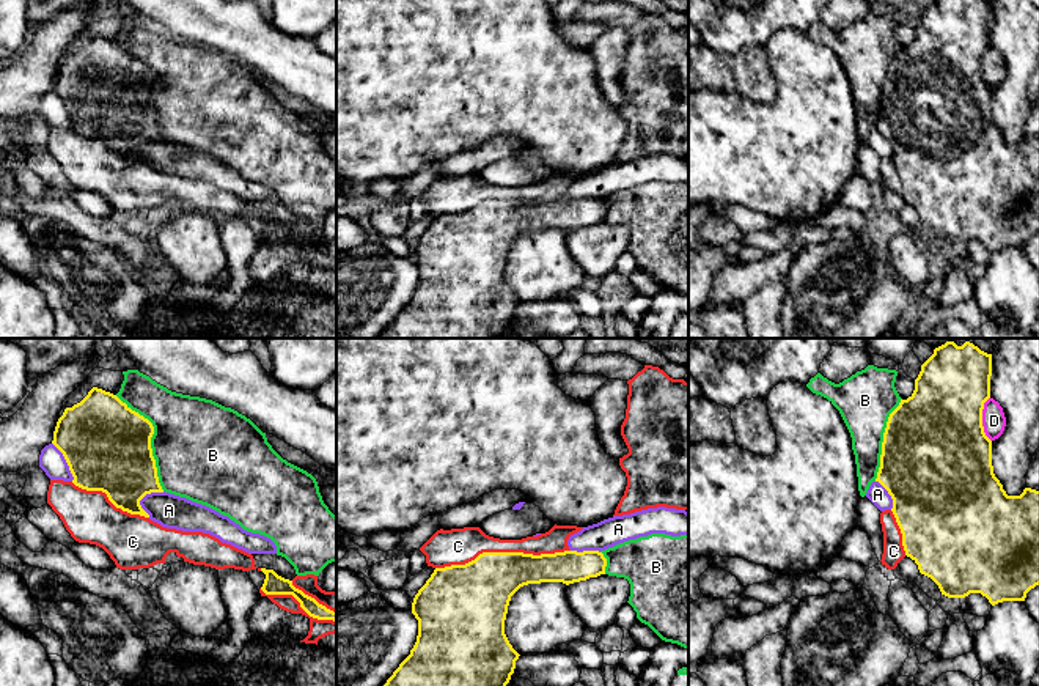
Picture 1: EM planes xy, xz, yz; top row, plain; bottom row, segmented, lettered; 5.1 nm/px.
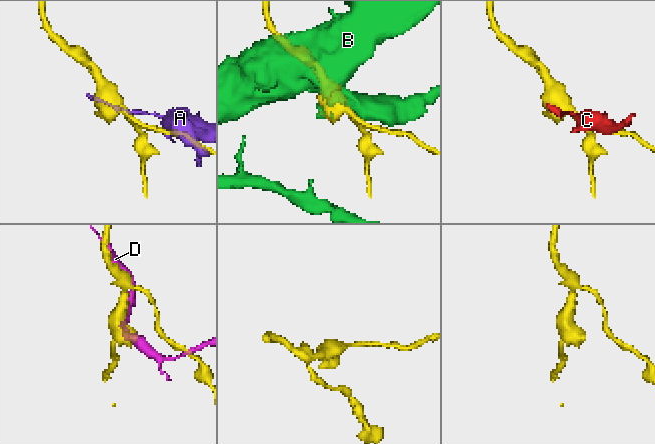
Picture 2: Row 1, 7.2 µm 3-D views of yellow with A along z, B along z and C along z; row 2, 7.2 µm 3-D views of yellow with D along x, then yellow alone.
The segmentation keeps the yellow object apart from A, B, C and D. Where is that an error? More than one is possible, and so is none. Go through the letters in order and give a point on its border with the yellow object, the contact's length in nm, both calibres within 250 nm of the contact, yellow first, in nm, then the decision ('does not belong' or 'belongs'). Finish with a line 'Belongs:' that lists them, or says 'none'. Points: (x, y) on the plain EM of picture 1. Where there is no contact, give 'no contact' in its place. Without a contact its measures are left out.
A: meets yellow in xy at (143, 143); contact 160 nm long; 380 nm thick on the yellow side, 170 nm on the other; does not belong
B: meets yellow in xy at (150, 87); contact 550 nm long; 440 nm thick on the yellow side, 460 nm on the other; does not belong
C: meets yellow in xz at (502, 200); contact 700 nm long; 320 nm thick on the yellow side, 190 nm on the other; does not belong
D: meets yellow in yz at (981, 66); contact 240 nm long; 480 nm thick on the yellow side, 120 nm on the other; does not belong
Belongs: none

